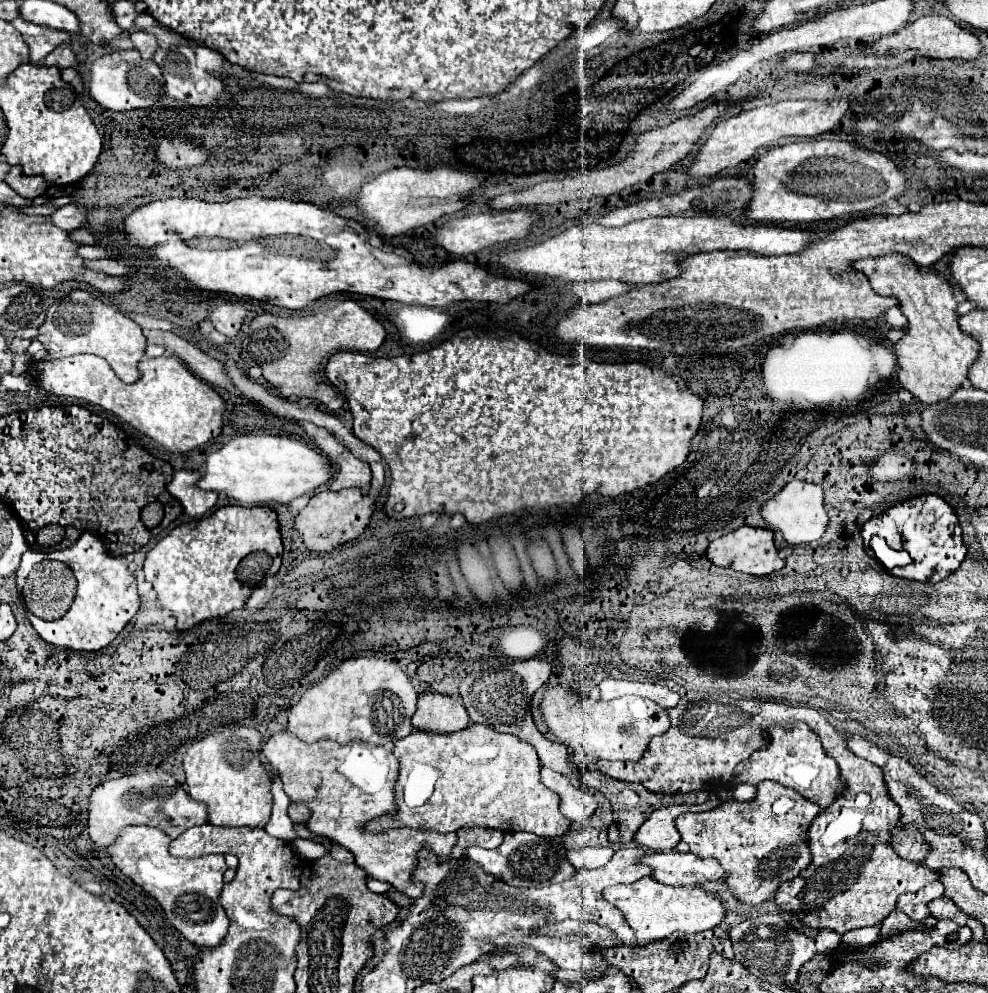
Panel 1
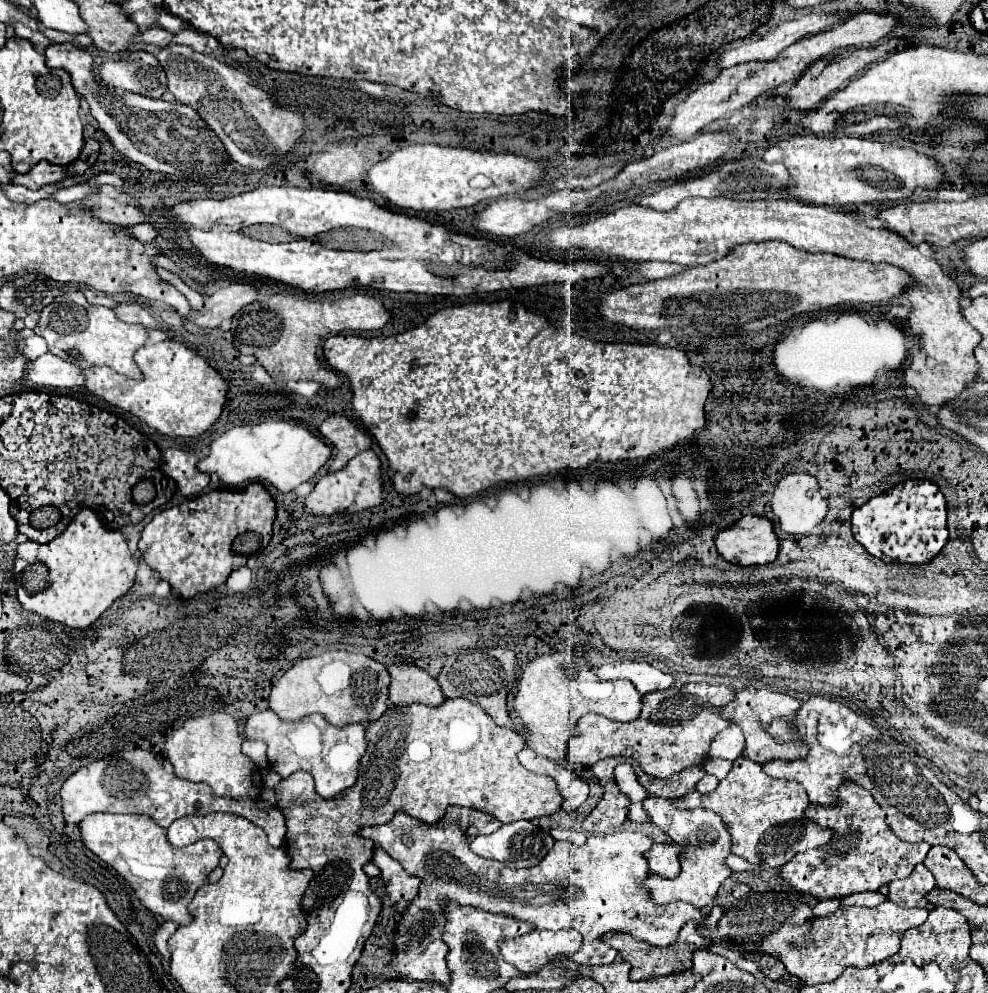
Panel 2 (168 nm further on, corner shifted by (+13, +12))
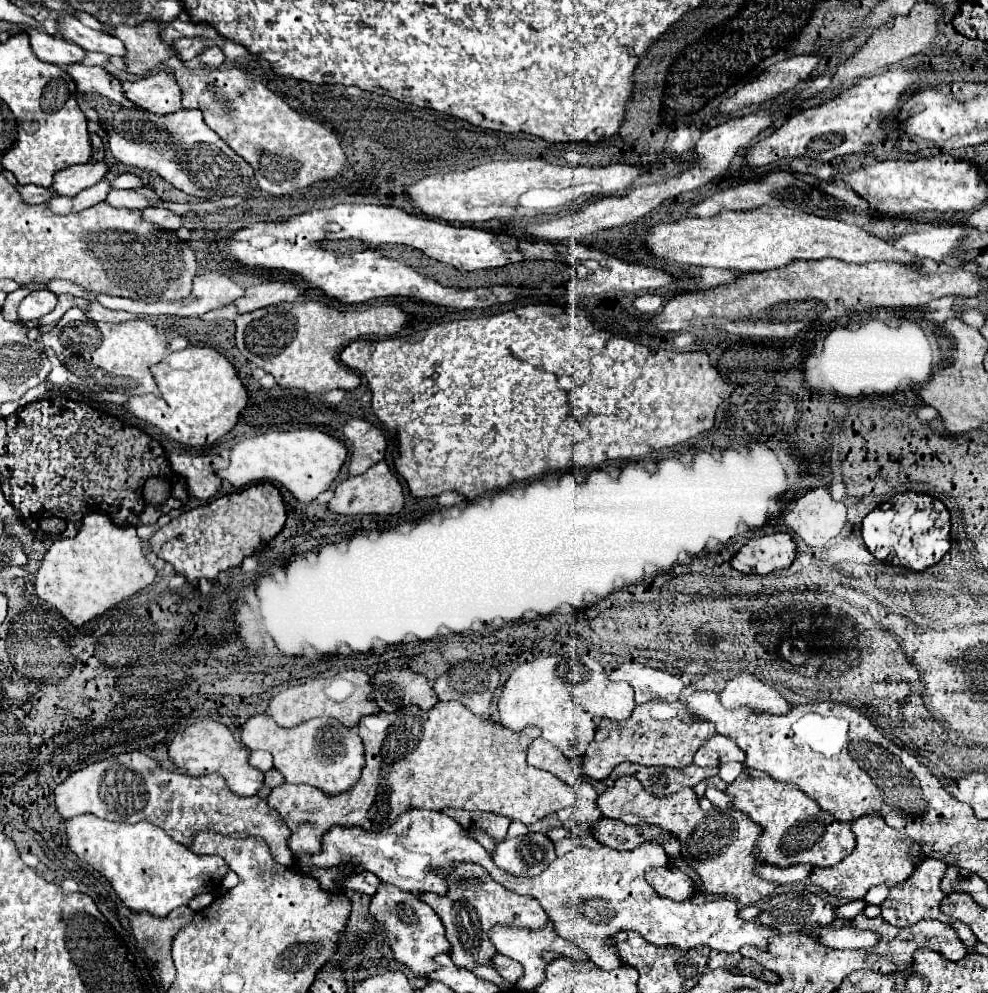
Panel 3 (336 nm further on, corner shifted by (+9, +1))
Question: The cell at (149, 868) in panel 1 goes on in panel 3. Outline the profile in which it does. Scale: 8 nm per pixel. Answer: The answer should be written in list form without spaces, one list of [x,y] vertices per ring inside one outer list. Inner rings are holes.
[[[85,814],[75,820],[67,820],[65,830],[69,848],[111,882],[127,908],[149,912],[157,918],[165,918],[179,906],[189,906],[197,894],[213,892],[229,872],[229,866],[221,856],[193,854],[151,822],[125,824]]]

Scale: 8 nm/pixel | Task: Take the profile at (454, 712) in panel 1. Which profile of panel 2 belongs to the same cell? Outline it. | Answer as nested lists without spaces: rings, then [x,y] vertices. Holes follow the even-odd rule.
[[[391,665],[389,667],[391,685],[389,685],[389,701],[393,705],[441,705],[445,701],[439,683],[421,667],[415,665]]]

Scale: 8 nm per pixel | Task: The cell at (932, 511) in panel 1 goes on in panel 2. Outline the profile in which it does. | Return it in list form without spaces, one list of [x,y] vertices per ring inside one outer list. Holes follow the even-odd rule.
[[[927,479],[897,483],[853,511],[853,535],[875,557],[899,563],[929,563],[947,543],[947,507],[939,487]]]

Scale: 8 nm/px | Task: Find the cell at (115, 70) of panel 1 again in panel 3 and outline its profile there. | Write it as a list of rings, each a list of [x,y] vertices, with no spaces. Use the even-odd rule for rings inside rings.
[[[157,72],[125,86],[125,96],[153,114],[171,114],[181,108],[181,90],[173,74]]]

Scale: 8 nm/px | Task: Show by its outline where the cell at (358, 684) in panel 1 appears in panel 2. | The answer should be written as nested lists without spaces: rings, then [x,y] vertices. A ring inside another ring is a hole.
[[[327,651],[319,657],[297,661],[273,685],[269,709],[283,721],[301,721],[311,713],[321,713],[329,723],[343,727],[347,723],[367,723],[379,719],[389,705],[387,667],[367,655],[349,651]]]

